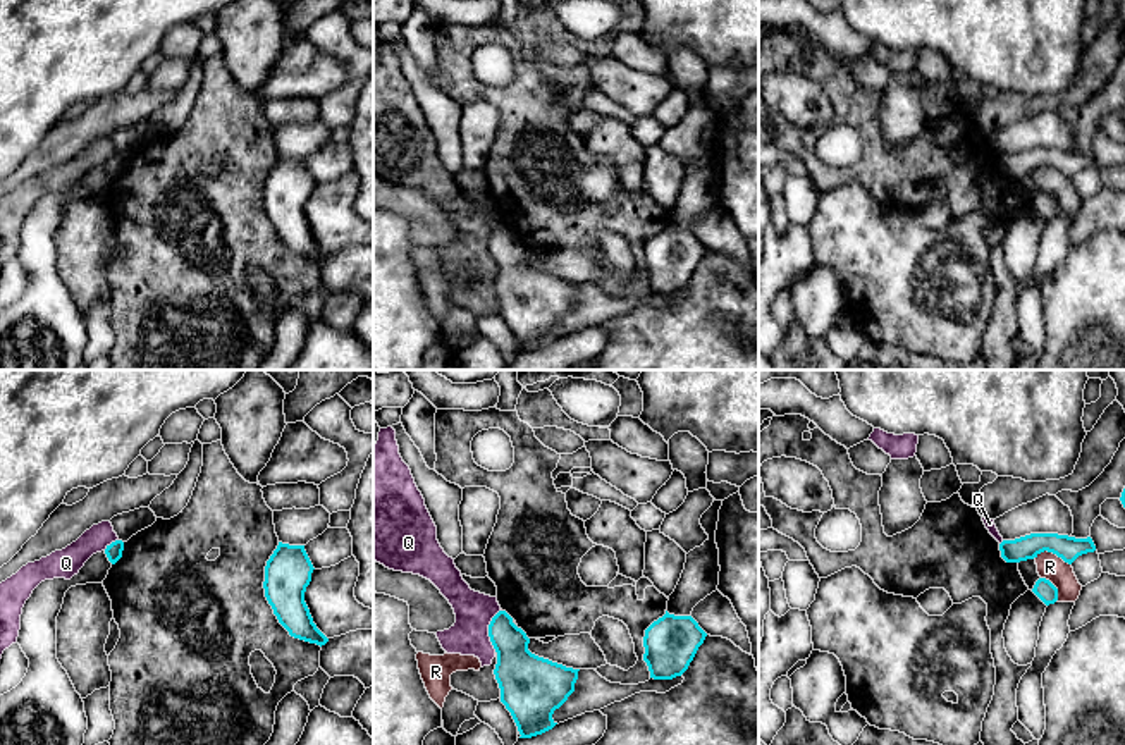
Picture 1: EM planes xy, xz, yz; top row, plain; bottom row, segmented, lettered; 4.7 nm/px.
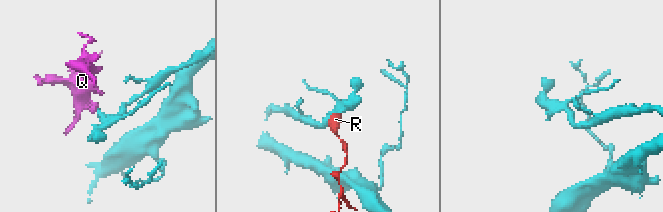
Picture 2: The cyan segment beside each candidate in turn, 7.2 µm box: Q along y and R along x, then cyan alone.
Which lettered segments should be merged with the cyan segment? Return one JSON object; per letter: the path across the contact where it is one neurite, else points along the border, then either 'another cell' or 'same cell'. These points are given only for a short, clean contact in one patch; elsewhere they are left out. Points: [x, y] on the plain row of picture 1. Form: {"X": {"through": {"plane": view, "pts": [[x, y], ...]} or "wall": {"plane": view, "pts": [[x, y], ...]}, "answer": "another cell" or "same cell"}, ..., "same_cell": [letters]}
{"Q": {"wall": {"plane": "xz", "pts": [[501, 224], [489, 240], [489, 255], [494, 265]]}, "answer": "another cell"}, "R": {"wall": {"plane": "yz", "pts": [[1036, 169], [1051, 166], [1070, 179]]}, "answer": "another cell"}, "same_cell": []}

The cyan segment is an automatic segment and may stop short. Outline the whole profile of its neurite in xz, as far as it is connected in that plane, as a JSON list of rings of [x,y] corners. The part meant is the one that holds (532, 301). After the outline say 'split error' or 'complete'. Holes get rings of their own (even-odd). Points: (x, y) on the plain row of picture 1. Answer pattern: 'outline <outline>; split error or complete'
outline [[[506,225],[492,232],[489,251],[497,267],[494,289],[501,303],[501,317],[511,327],[519,353],[552,344],[557,339],[552,329],[575,306],[580,284],[532,268],[530,253]]]; complete

